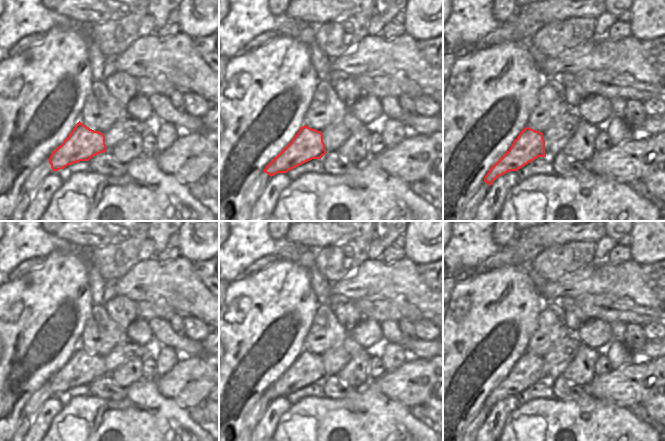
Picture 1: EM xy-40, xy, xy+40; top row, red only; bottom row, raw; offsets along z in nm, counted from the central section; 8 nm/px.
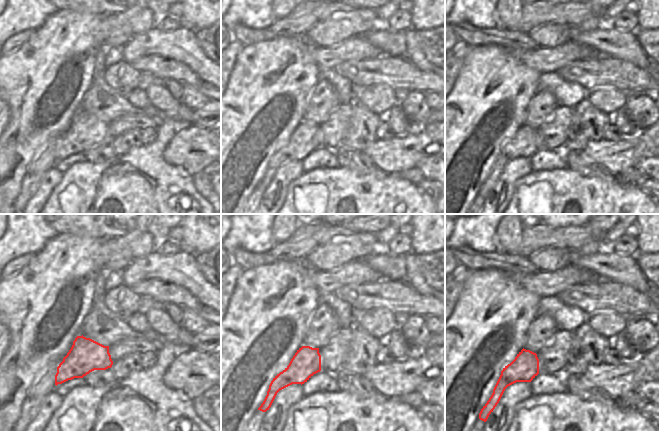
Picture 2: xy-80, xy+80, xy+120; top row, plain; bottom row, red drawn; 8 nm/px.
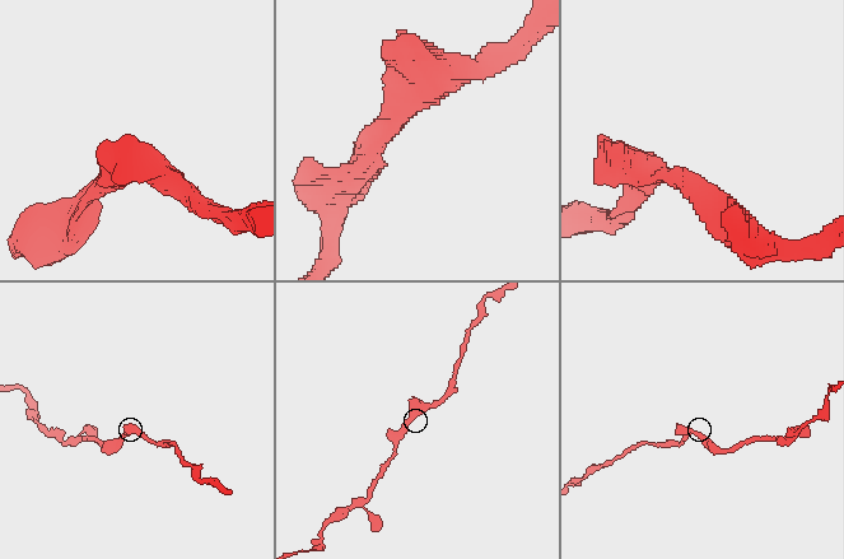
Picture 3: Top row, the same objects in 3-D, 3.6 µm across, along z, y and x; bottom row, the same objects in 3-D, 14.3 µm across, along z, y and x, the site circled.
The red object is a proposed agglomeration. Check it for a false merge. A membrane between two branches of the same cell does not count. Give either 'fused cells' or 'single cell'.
single cell

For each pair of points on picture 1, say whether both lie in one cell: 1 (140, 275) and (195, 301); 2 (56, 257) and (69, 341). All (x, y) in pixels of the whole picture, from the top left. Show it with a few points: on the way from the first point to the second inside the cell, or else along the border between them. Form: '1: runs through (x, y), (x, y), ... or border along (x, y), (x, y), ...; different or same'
1: runs through (154, 280), (172, 281), (181, 288); same
2: runs through (60, 278), (60, 290), (76, 306), (78, 320); same

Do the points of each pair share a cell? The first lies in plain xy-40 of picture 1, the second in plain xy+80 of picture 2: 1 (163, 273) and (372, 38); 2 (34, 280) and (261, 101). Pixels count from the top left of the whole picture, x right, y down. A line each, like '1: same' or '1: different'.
1: different
2: same

